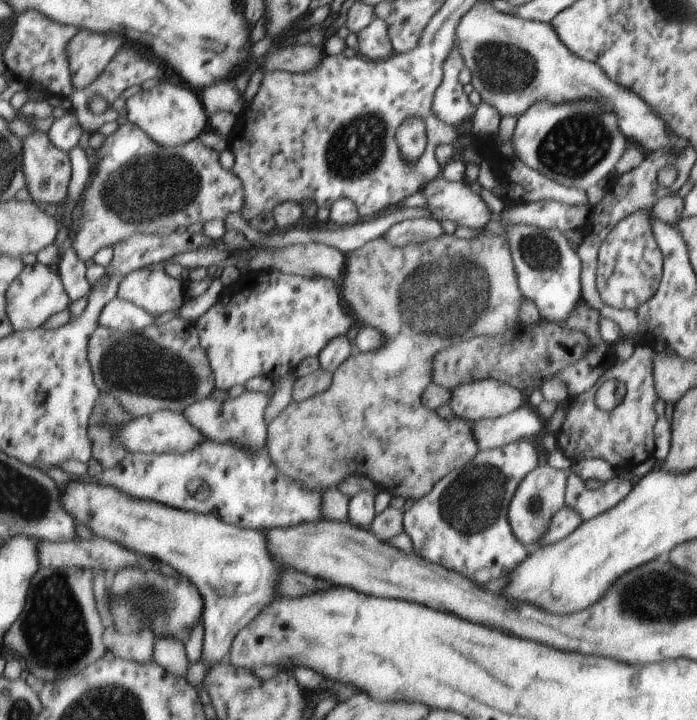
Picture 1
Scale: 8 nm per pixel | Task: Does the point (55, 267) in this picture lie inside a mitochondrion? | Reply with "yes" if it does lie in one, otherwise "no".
no

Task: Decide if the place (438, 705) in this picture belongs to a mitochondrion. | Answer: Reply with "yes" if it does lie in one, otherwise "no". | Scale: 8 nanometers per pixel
no

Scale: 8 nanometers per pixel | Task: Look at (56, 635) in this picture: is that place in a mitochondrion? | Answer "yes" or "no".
yes

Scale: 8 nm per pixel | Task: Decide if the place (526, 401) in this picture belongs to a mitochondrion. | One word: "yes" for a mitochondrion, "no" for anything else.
no

